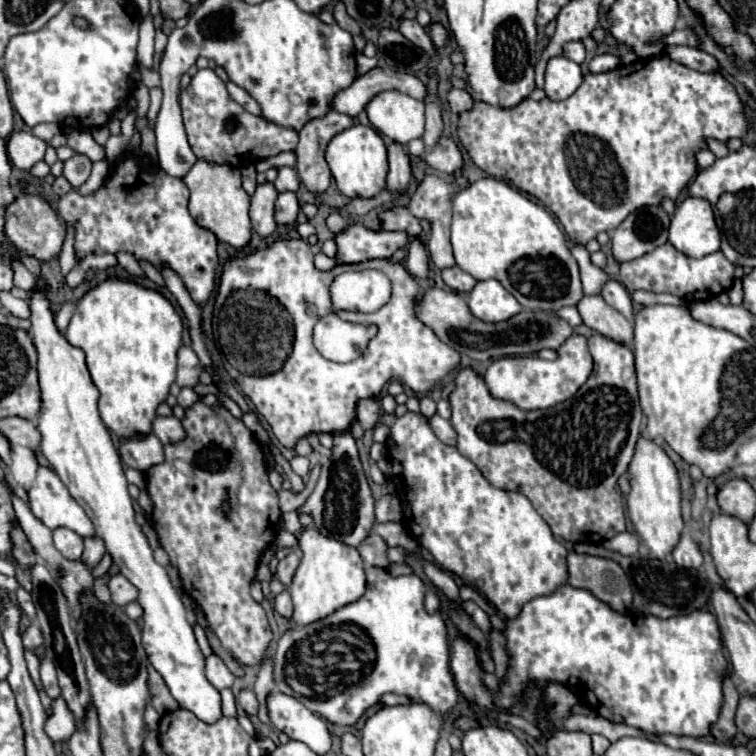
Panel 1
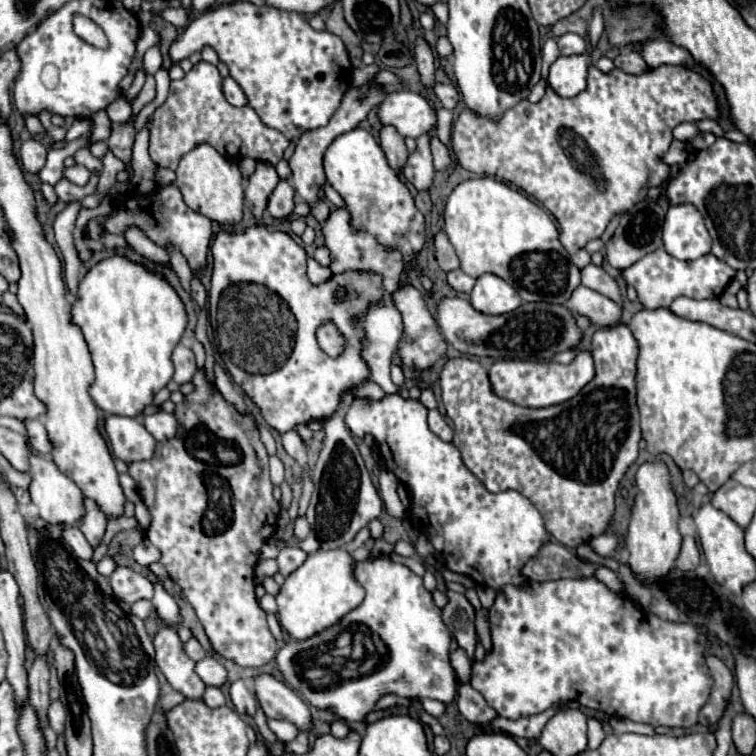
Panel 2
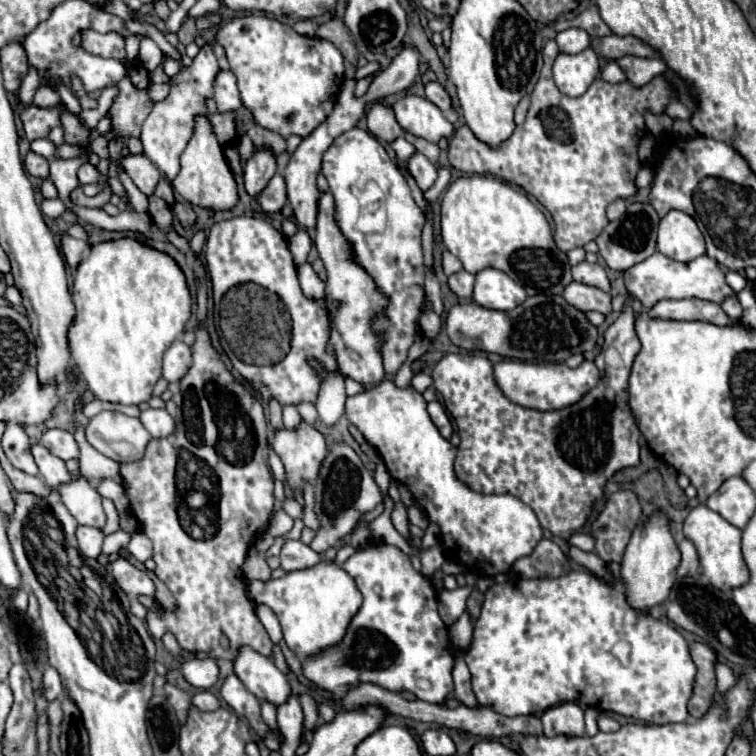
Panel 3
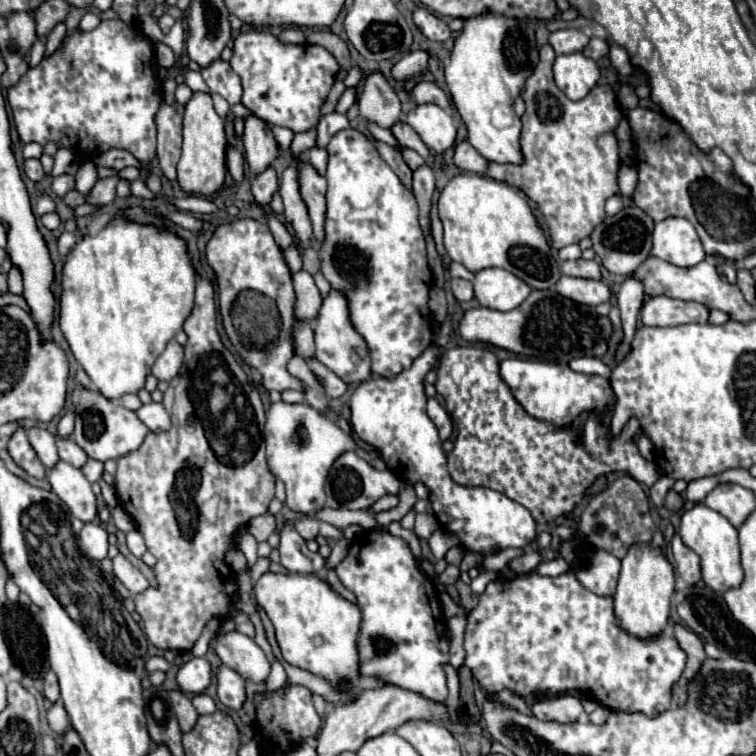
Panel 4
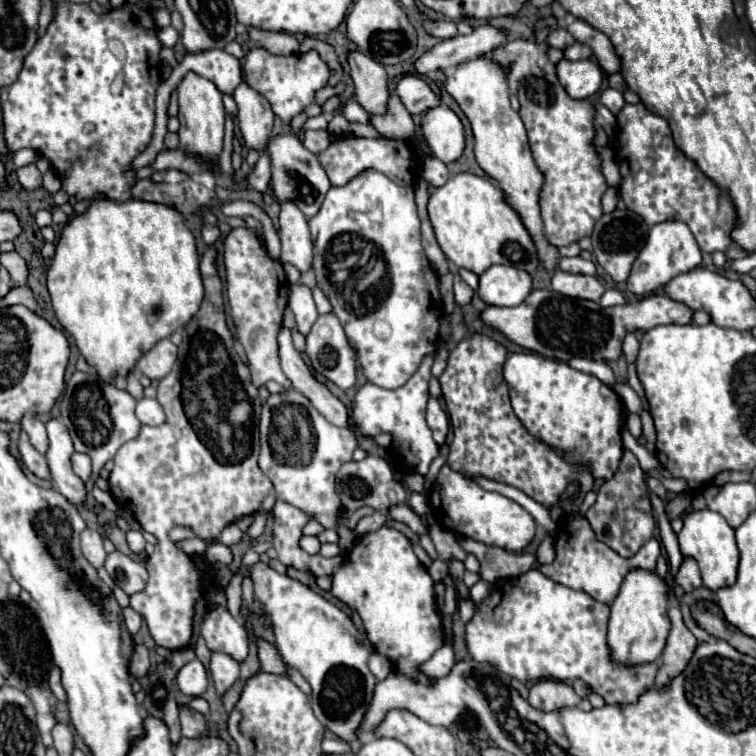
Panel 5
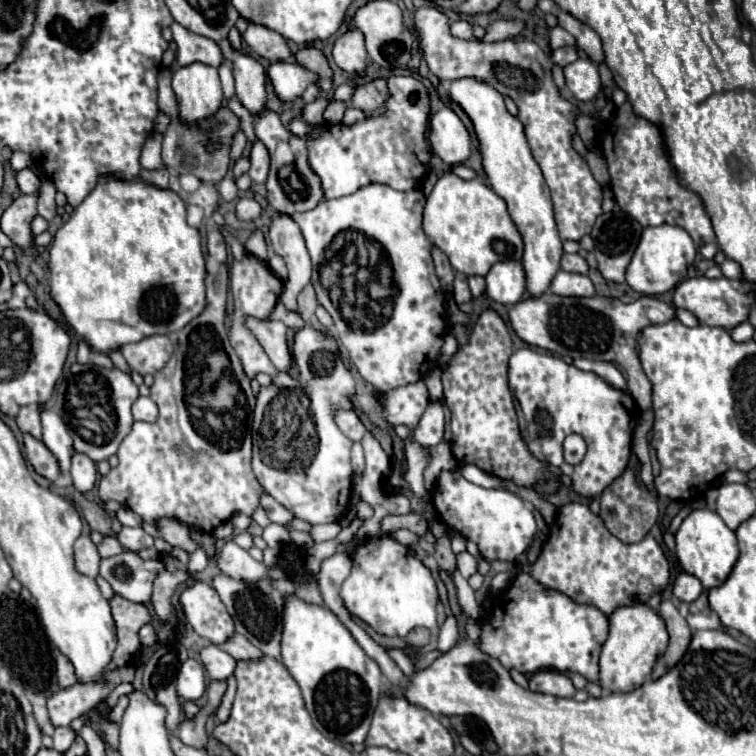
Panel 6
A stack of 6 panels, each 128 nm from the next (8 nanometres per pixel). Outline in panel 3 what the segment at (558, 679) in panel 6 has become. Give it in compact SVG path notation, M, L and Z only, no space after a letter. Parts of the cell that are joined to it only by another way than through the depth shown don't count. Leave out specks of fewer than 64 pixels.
M564 702L548 708L542 714L544 736L586 736L584 710L574 702Z

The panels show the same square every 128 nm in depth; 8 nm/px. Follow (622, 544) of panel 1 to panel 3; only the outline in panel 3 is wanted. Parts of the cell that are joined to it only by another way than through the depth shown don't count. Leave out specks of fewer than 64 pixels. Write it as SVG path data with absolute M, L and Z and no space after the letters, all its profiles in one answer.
M574 534L574 536L570 538L570 544L582 548L584 552L594 552L594 544L596 544L596 540L592 540L590 534Z

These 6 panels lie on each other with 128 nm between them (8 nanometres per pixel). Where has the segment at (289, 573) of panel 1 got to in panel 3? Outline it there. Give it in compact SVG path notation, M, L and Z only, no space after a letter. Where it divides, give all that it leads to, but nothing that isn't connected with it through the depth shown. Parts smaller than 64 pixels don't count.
M288 540L282 546L280 566L284 568L284 572L310 568L310 566L314 566L318 562L320 562L320 554L316 554L310 546L304 546L300 540Z

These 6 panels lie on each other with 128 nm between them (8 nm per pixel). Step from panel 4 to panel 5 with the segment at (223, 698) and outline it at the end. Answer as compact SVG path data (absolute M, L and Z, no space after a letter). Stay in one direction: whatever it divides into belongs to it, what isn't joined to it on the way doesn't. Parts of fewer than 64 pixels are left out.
M214 652L210 660L210 672L212 672L216 692L222 696L240 678L240 664L232 660L228 654Z

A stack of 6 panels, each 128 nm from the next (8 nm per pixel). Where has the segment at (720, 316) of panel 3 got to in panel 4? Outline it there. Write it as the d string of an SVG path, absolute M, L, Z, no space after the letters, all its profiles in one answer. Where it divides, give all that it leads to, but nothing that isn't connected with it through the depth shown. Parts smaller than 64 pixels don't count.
M668 296L648 298L640 310L640 318L644 326L678 326L700 322L706 324L710 310L704 304L674 300Z

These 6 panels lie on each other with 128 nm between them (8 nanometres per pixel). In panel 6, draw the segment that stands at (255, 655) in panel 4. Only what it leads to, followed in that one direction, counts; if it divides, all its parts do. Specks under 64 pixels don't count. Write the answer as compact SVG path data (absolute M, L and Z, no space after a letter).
M196 580L182 592L180 604L186 622L208 642L224 644L234 636L232 616L212 586Z

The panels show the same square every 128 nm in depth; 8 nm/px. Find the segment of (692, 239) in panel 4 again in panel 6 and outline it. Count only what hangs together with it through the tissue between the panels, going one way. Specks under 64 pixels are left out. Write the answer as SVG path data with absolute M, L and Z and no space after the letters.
M670 224L650 226L642 232L640 244L638 244L638 248L632 256L632 262L626 270L626 282L632 290L646 294L646 296L664 294L686 278L688 266L694 262L696 252L698 250L696 250L694 242L688 236L688 232L684 232L684 228L676 228Z

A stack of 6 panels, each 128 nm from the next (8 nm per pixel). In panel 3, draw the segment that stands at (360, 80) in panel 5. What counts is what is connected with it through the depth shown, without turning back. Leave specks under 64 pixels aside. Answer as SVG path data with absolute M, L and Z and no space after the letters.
M380 102L372 104L370 110L368 110L368 130L378 138L378 140L384 140L384 142L394 142L396 138L404 136L404 130L398 126L396 118L394 118L394 112L390 106L384 106Z

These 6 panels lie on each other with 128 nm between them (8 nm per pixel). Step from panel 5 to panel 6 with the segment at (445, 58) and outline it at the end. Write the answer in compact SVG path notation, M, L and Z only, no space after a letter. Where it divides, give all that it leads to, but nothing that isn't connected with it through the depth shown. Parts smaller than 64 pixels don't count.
M496 20L484 28L486 32L478 42L502 42L506 38L518 36L522 28L524 28L524 22L520 20Z

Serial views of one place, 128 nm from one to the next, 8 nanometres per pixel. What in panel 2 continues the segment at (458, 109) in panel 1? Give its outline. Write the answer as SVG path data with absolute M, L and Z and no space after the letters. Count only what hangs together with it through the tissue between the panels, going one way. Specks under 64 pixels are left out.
M436 84L434 86L434 94L442 102L442 106L448 108L448 110L454 110L454 106L460 100L460 94L458 94L458 90L456 90L454 84Z

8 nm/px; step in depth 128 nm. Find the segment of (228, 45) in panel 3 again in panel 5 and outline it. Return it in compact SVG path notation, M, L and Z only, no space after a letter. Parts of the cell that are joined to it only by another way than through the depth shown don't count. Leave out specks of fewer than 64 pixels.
M262 46L250 48L244 56L244 82L260 92L272 106L272 112L282 120L290 122L294 116L298 116L306 106L314 102L314 94L328 84L330 68L320 60L318 52L296 52L290 56L278 56L270 54Z

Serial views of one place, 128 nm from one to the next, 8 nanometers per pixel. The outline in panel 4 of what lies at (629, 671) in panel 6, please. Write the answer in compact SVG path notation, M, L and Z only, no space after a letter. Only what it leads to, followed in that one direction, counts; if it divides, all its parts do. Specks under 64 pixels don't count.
M650 542L630 546L626 556L622 558L622 572L614 594L614 610L620 626L640 638L662 634L670 614L674 580L674 568L658 548L652 548Z

